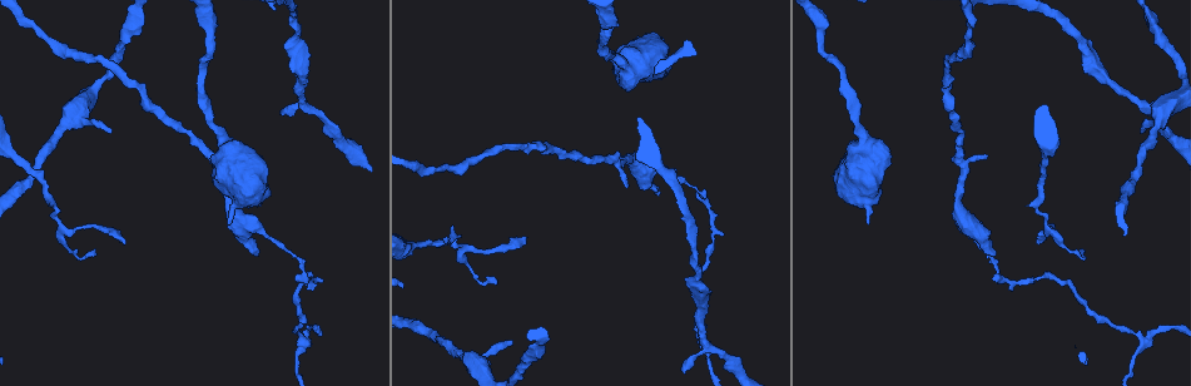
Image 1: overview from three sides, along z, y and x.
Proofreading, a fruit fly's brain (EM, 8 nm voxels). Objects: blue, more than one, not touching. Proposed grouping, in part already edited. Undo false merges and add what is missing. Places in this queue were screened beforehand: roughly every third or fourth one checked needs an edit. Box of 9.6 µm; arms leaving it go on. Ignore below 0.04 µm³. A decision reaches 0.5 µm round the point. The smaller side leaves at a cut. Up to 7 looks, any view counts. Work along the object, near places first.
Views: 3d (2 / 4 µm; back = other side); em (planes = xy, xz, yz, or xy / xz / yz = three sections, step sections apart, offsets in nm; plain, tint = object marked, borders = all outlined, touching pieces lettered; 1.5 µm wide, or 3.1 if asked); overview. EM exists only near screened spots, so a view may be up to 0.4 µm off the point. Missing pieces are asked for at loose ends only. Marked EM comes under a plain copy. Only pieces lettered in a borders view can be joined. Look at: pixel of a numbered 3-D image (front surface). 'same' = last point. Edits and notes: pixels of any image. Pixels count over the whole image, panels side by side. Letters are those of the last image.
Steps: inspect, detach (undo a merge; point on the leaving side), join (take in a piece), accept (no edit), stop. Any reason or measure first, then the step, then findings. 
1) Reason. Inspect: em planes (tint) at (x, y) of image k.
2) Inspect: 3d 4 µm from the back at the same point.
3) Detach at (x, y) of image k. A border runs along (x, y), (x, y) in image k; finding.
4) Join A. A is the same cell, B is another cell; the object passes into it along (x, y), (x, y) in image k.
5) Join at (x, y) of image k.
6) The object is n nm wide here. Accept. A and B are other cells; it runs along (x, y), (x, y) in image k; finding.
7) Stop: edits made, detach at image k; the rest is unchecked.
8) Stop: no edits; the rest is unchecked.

Inspect: 3d 4 µm at (657, 192) of image 1.

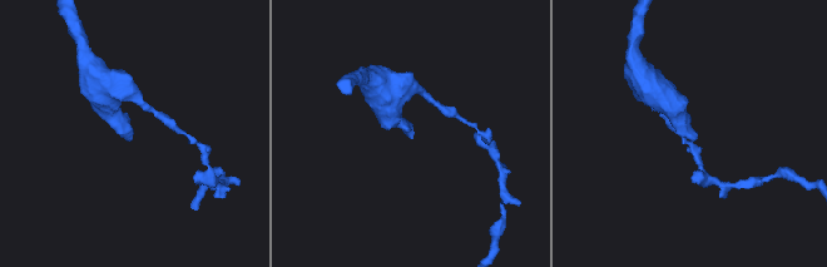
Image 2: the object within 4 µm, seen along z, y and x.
Need the tissue. Inspect: em planes (borders) at (694, 134) of image 2.

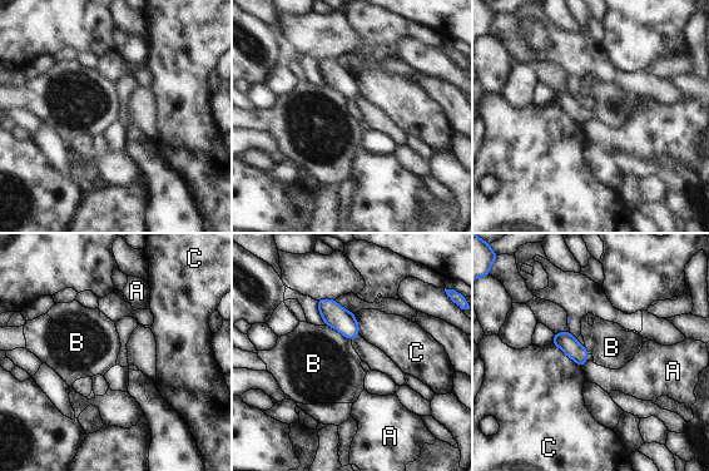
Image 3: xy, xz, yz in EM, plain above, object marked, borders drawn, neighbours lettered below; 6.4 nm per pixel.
The object is 120 nm wide here. Accept. A, B and C are other cells; a border runs along (326, 325), (335, 328), (351, 342) in image 3; no lettered piece goes on from it.

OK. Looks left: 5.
Branch stops here. Inspect: em planes (borders) at (231, 222) of image 1.

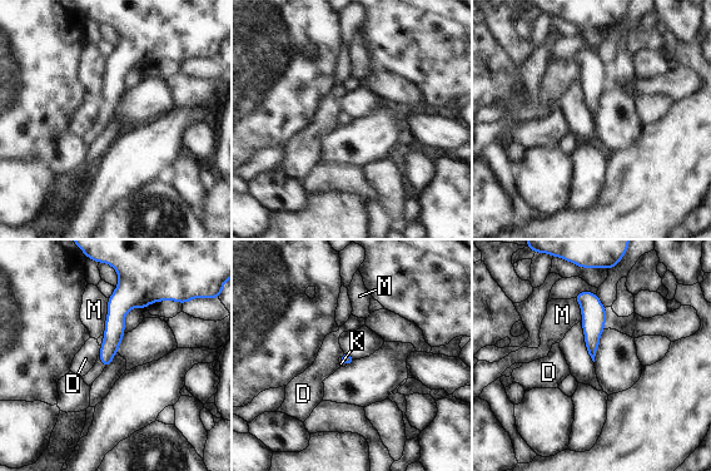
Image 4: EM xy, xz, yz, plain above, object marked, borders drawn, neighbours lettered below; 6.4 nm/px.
Join K. K is the same cell, D and M are other cells; the object passes into it along (114, 325), (100, 361), (98, 368) in image 4; it goes on there.

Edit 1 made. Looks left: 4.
An open end. Inspect: em planes (borders) at (109, 132) of image 1.

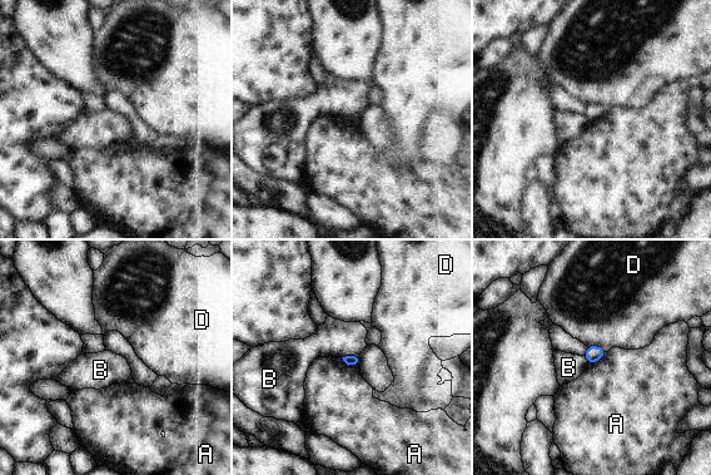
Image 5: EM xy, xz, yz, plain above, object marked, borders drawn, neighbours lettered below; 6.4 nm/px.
Accept. A, B and D are other cells; a border runs along (341, 357), (347, 364), (358, 366) in image 5; none of them fits.

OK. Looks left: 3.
Stop: edits made, join at image 4; the rest is unchecked.

